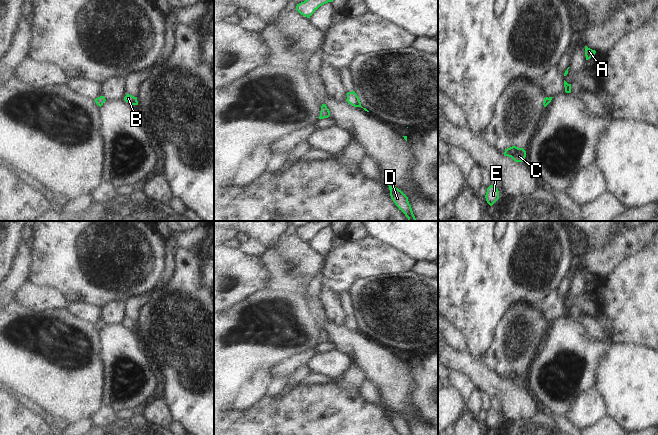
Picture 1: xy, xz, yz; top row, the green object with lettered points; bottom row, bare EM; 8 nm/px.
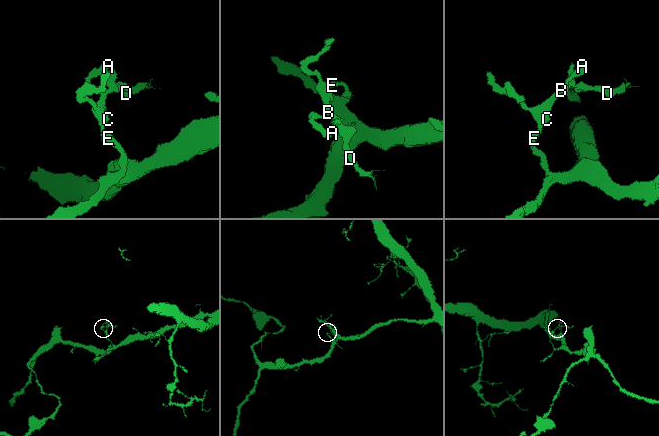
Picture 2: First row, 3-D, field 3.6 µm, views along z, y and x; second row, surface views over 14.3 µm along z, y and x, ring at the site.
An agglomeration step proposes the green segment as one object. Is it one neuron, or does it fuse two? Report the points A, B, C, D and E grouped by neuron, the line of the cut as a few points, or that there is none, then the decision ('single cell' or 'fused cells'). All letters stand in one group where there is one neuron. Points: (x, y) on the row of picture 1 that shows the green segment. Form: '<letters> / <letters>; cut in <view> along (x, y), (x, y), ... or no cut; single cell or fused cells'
A B C E / D; cut in yz along (549, 98), (547, 103); fused cells

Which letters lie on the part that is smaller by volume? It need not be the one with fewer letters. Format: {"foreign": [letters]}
{"foreign": ["D"]}

